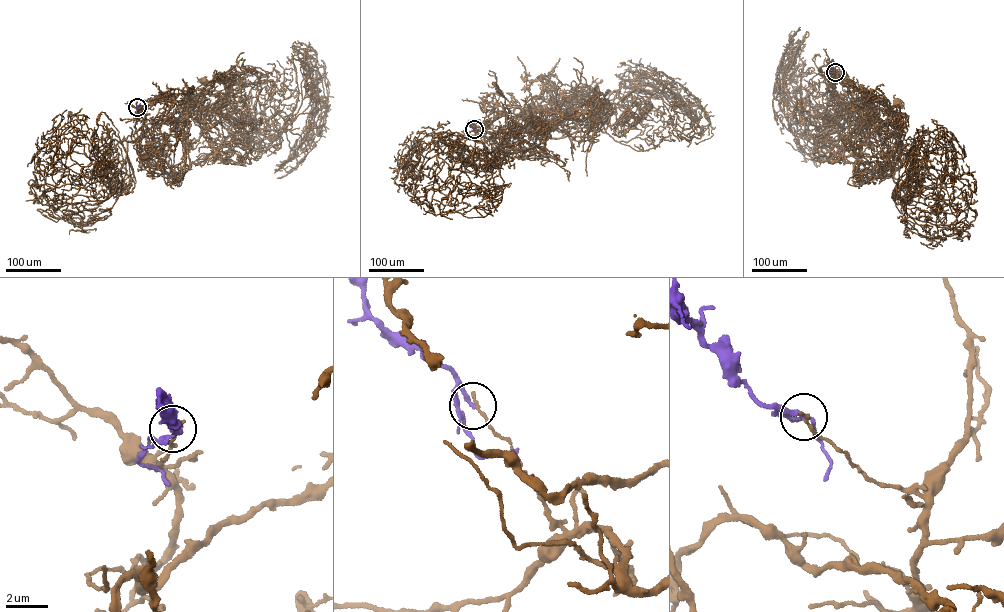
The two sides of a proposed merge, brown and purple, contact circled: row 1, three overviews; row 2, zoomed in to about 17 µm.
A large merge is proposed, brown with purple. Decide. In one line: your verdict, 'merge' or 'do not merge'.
do not merge

